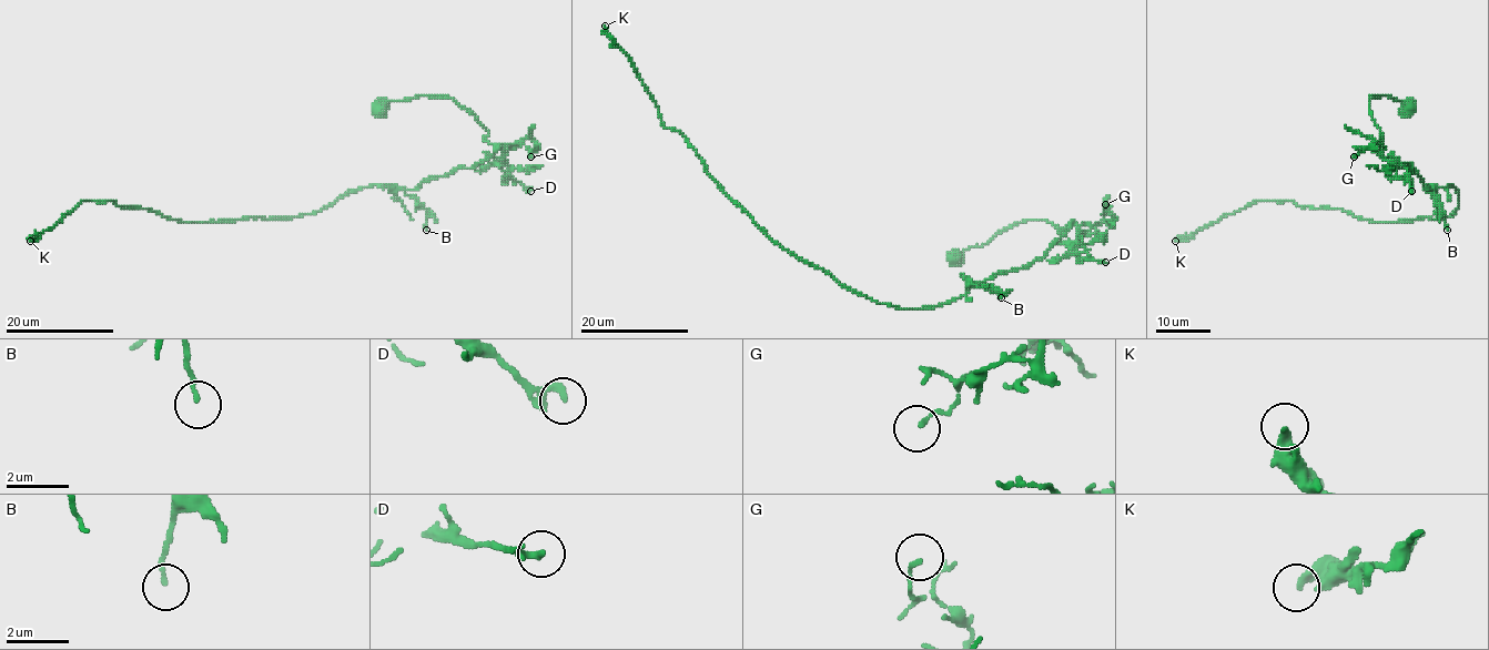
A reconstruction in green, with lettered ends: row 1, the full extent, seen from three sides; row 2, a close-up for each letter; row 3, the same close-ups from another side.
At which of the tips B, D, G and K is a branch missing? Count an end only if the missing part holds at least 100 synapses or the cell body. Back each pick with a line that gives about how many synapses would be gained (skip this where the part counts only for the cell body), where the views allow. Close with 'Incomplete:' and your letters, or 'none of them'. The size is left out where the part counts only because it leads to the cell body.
Incomplete: none of them

